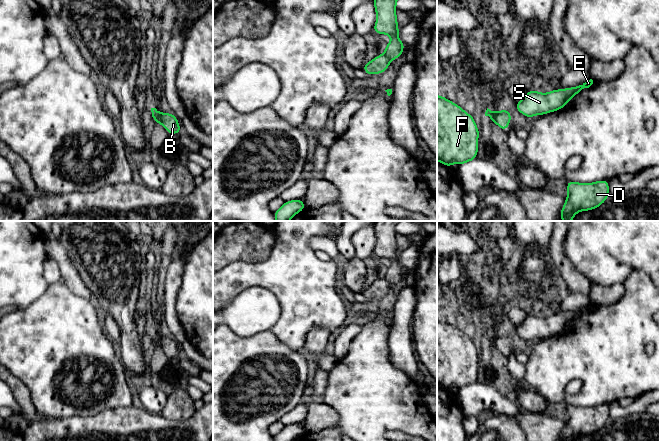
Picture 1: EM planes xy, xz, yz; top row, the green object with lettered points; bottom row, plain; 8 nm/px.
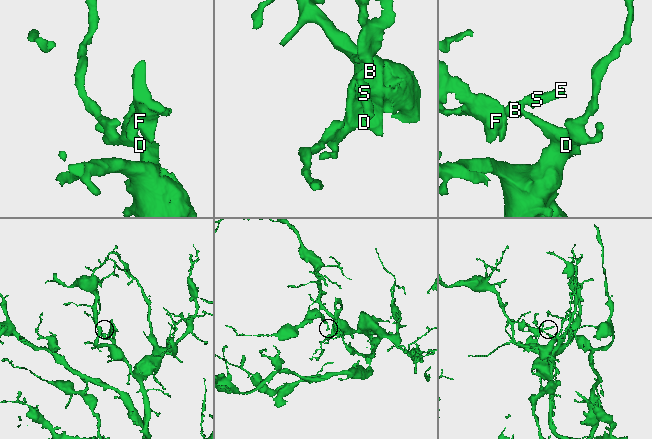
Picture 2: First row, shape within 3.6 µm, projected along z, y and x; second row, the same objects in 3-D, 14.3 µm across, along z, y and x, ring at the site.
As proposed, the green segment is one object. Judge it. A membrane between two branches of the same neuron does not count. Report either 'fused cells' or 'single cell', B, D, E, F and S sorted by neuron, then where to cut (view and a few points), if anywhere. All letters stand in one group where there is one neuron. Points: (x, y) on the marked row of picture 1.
fused cells | B F / D E S | xy (160, 113), (161, 123)

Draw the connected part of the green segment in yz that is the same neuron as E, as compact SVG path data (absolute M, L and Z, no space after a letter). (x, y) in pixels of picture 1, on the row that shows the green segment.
M590 79L575 87L553 89L548 93L540 93L537 90L527 91L521 101L515 102L515 106L518 112L531 119L534 115L541 116L563 109L568 101L592 84L593 80Z

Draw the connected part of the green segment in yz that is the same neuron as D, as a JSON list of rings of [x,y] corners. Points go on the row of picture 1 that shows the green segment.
[[[599,180],[593,183],[566,181],[568,195],[560,216],[562,221],[571,221],[578,212],[594,210],[609,197],[609,181]]]

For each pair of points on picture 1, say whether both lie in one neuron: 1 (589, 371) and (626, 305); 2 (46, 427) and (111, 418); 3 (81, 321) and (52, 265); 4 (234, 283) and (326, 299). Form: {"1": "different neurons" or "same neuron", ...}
{"1": "same neuron", "2": "same neuron", "3": "different neurons", "4": "same neuron"}

